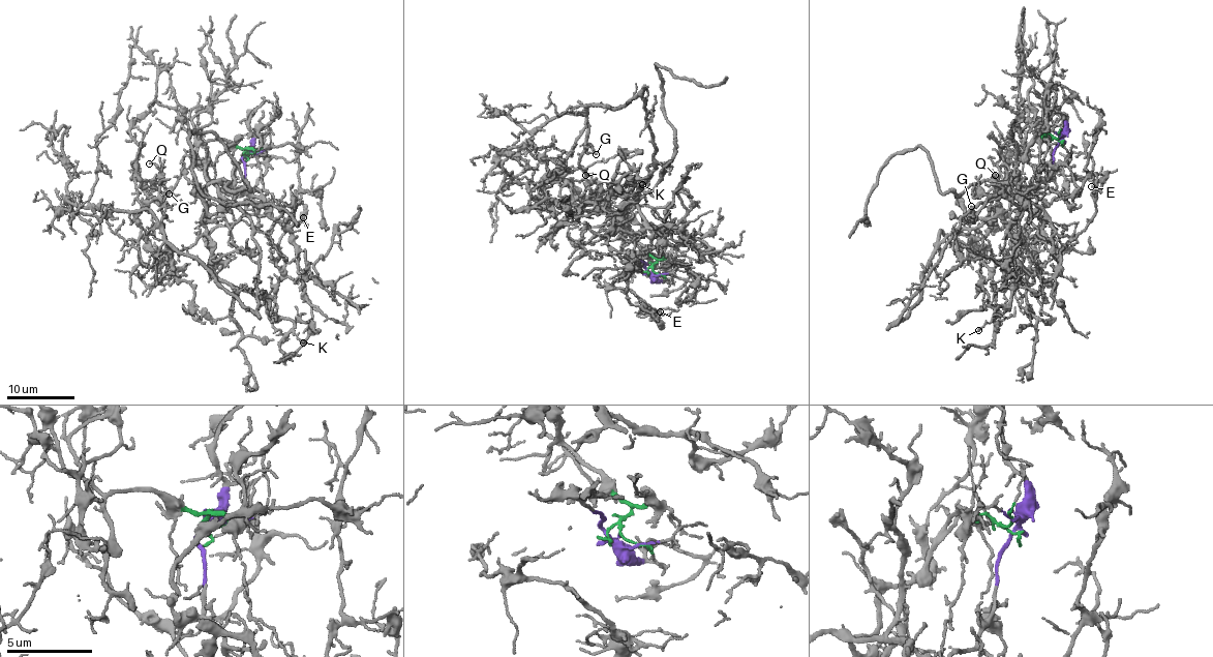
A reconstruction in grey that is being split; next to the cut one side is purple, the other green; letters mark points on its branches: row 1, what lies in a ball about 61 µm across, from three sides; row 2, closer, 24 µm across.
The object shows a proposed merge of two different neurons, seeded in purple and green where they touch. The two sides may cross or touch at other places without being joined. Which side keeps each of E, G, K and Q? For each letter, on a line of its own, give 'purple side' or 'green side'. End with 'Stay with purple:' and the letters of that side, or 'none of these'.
E: purple side
G: green side
K: purple side
Q: green side
Stay with purple: E, K

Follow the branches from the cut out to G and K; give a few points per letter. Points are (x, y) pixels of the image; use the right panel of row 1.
G: (1059, 141), (1036, 133), (1011, 189), (961, 220), (898, 320), (914, 305), (934, 248), (970, 218), (971, 206)
K: (1059, 141), (1044, 186), (1025, 197), (1017, 183), (995, 182), (998, 216), (1010, 230), (1019, 285), (979, 330)

